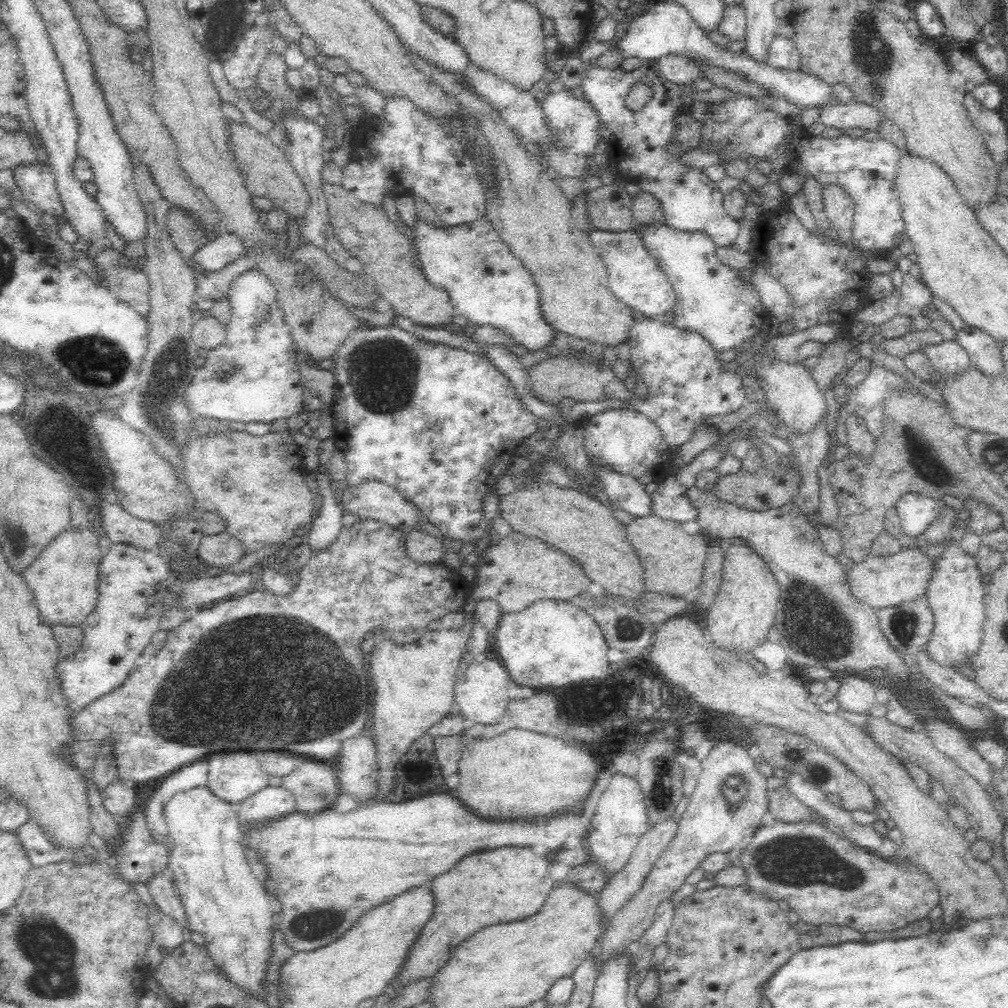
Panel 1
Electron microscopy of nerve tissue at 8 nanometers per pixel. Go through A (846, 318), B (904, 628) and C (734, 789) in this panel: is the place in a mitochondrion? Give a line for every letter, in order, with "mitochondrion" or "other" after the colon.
A: other
B: mitochondrion
C: mitochondrion

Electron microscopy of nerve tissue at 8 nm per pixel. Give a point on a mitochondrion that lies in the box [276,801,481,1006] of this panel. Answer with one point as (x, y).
(307, 925)

